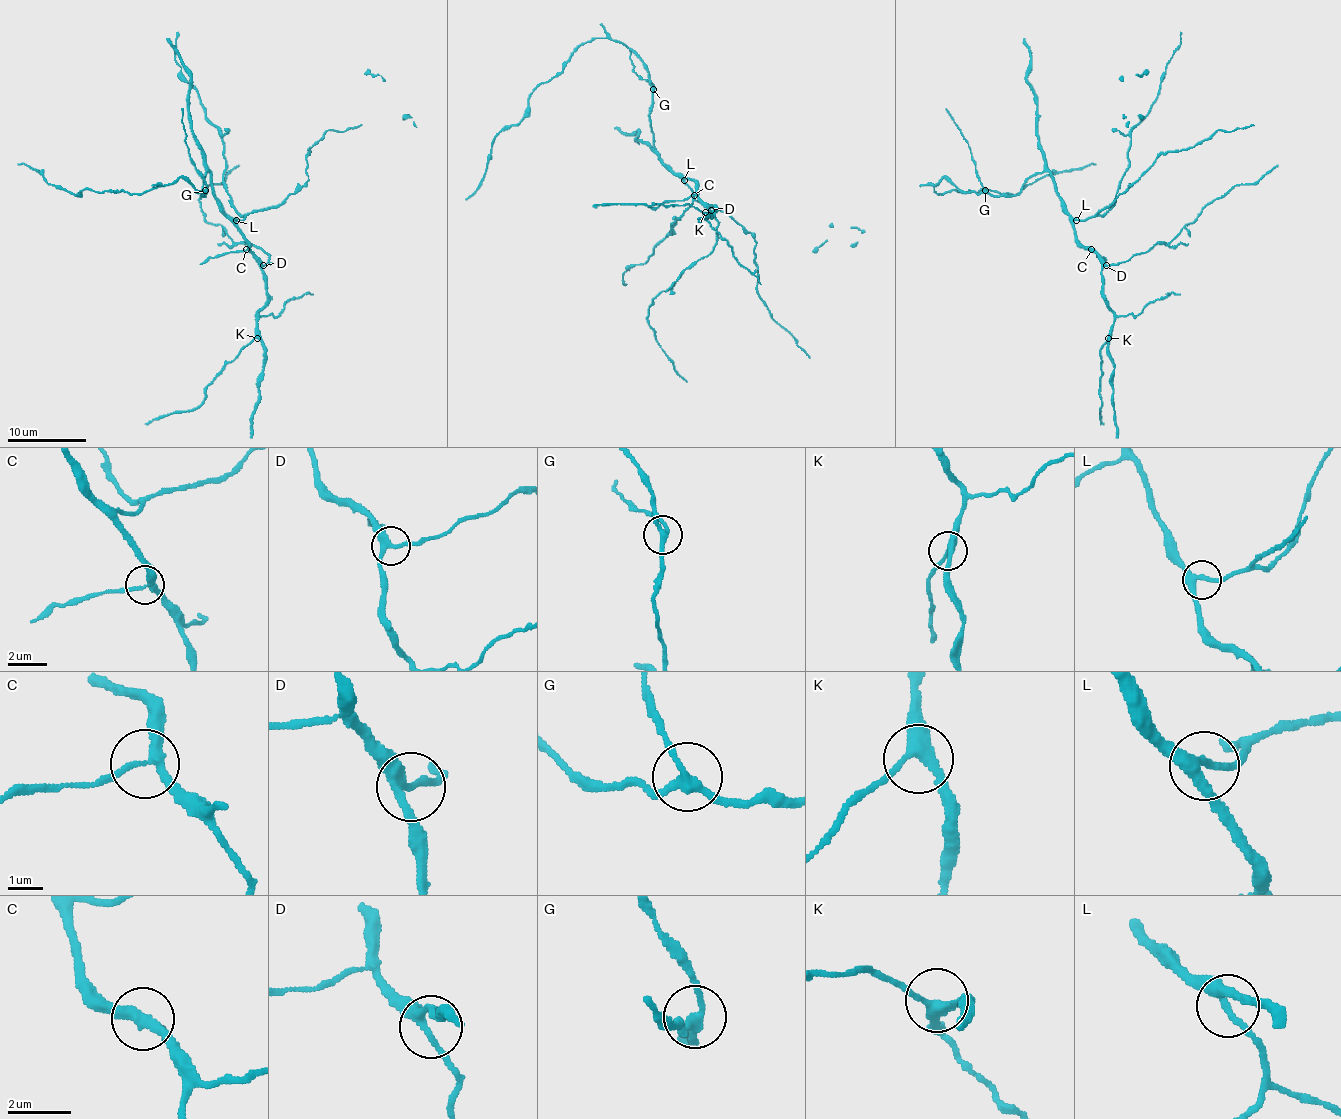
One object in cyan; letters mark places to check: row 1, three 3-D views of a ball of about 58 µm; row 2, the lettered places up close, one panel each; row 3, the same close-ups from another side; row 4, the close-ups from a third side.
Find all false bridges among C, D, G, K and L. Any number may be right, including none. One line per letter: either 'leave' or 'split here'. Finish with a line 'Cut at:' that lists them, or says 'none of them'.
C: split here
D: leave
G: split here
K: leave
L: leave
Cut at: C, G

